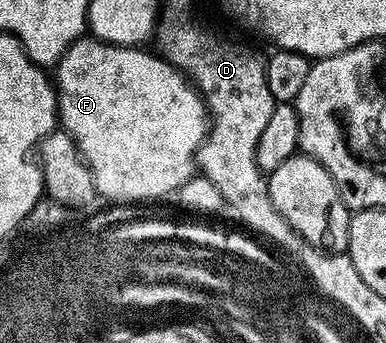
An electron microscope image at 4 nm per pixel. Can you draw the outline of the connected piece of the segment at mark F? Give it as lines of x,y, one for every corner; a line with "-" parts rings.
84,35
78,41
73,42
61,55
58,65
53,69
53,84
57,94
57,121
62,132
68,133
79,148
87,166
95,177
95,191
100,198
108,197
111,201
151,201
154,197
163,197
166,193
174,194
197,169
197,154
199,144
207,140
209,132
209,114
207,106
199,90
183,76
180,69
174,69
168,61
154,52
146,53
146,48
132,47
129,45
106,45
104,41
98,41
94,35

